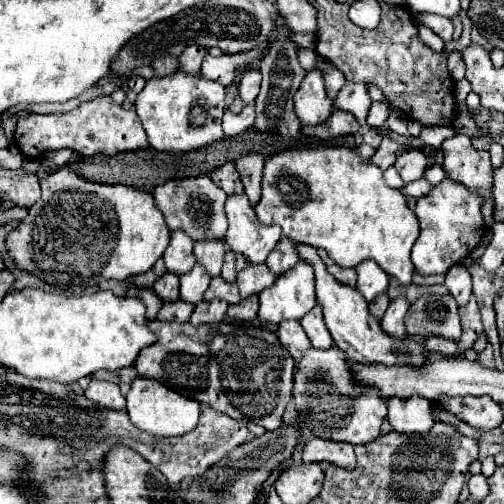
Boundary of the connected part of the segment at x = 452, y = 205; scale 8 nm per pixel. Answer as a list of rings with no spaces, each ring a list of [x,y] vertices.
[[[445,179],[445,183],[449,183],[447,187],[437,185],[429,191],[429,195],[417,199],[417,207],[415,207],[415,215],[419,221],[419,229],[421,235],[417,239],[417,243],[413,245],[413,265],[415,271],[419,275],[441,275],[445,273],[449,267],[453,267],[455,263],[459,263],[461,259],[465,259],[481,241],[481,237],[485,235],[485,225],[483,225],[483,217],[481,217],[481,199],[473,193],[469,193],[465,187],[459,187],[457,183],[451,183],[449,179]]]

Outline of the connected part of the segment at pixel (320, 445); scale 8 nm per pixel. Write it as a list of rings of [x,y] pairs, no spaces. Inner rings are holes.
[[[311,439],[305,445],[301,459],[303,459],[303,463],[327,461],[327,463],[343,467],[343,469],[355,469],[355,465],[357,465],[353,445],[325,441],[325,439]]]

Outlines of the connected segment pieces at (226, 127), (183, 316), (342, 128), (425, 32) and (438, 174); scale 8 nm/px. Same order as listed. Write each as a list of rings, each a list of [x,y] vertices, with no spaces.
[[[245,105],[239,115],[235,115],[227,109],[225,115],[223,115],[223,133],[229,135],[229,137],[239,135],[245,129],[252,127],[253,121],[255,121],[255,107],[253,105]]]
[[[183,299],[165,301],[161,311],[157,313],[157,319],[159,321],[189,321],[193,309],[195,309],[195,305],[189,301],[183,301]]]
[[[335,109],[329,115],[329,119],[323,121],[321,125],[307,125],[301,131],[303,131],[303,135],[313,137],[317,141],[329,141],[329,139],[337,139],[337,137],[345,137],[345,135],[355,135],[359,131],[359,123],[351,113]]]
[[[417,19],[417,29],[419,29],[419,37],[421,37],[421,41],[423,41],[427,47],[431,47],[435,53],[441,53],[441,51],[443,51],[445,41],[443,41],[439,35],[435,35],[429,27],[421,25],[419,19]]]
[[[431,165],[431,169],[429,169],[429,171],[425,171],[425,179],[427,179],[431,185],[441,183],[445,177],[447,177],[447,173],[443,171],[443,167],[441,167],[441,165]]]

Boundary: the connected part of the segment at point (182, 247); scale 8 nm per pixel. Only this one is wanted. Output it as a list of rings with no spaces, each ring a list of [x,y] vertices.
[[[173,231],[171,233],[171,243],[163,253],[167,271],[183,275],[195,265],[195,255],[193,255],[193,239],[185,231]]]

